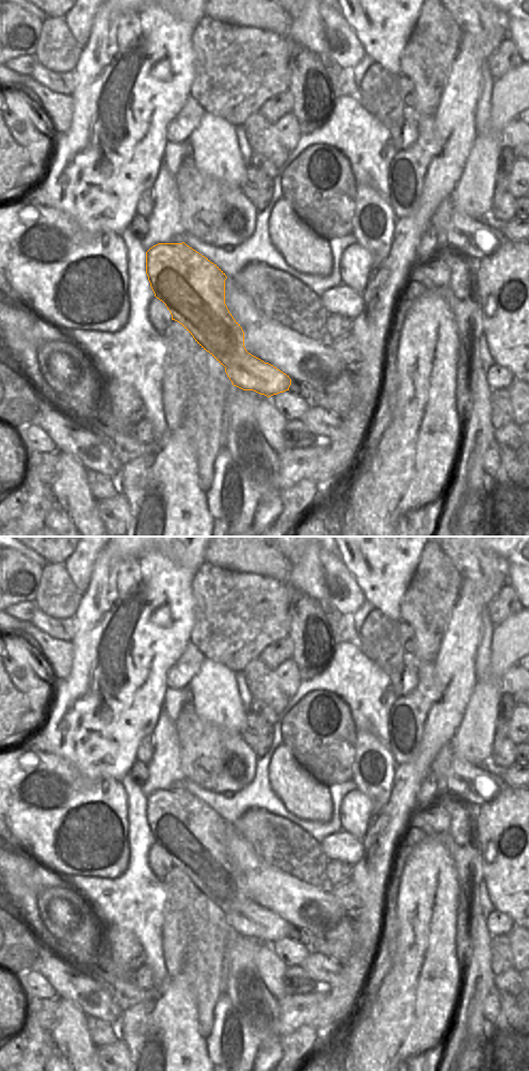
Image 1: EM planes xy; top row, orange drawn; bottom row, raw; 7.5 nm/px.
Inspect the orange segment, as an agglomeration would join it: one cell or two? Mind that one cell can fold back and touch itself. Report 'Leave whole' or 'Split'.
Split

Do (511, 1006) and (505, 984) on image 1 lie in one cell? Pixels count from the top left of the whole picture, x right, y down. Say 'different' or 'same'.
same

